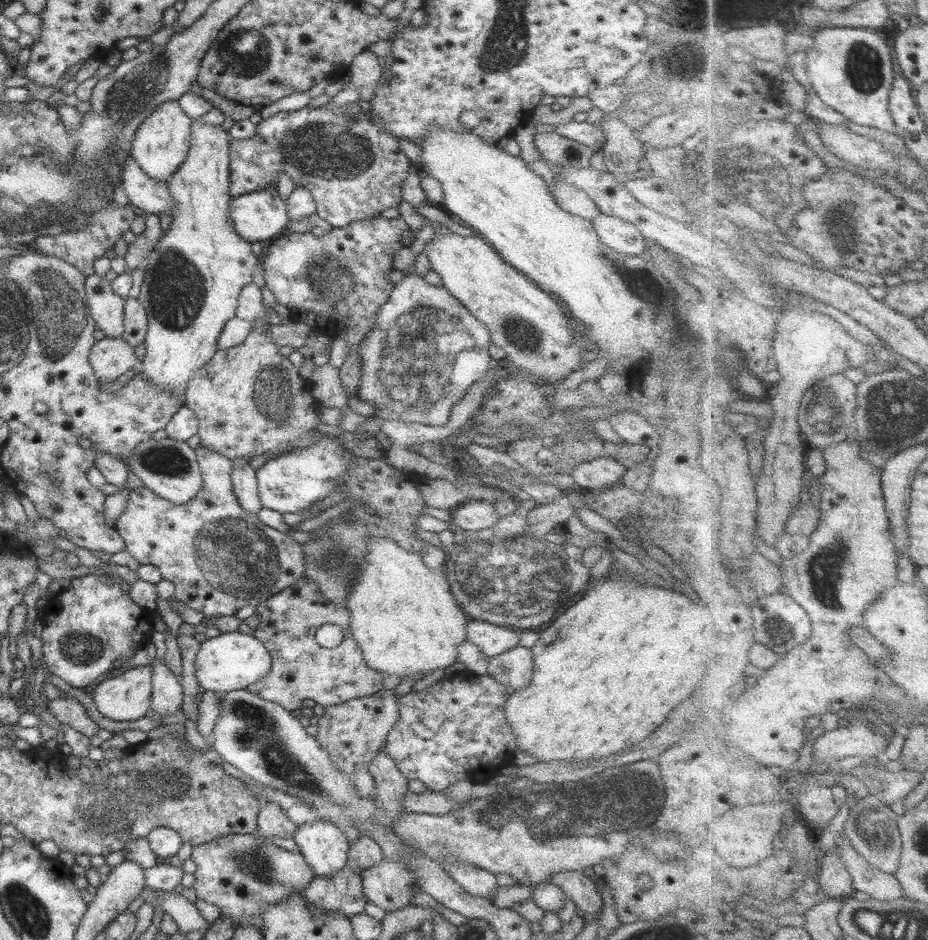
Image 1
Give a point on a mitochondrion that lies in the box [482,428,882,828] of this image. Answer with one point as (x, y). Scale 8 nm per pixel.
(826, 573)

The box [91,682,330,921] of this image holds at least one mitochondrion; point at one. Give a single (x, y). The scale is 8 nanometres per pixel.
(257, 867)

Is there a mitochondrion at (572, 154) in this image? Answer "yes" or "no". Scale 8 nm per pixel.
no

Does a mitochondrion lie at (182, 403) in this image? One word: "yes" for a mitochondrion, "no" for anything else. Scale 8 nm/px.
no

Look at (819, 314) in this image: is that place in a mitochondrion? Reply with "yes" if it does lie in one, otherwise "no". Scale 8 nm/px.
no

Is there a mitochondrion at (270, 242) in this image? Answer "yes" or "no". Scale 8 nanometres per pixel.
no

